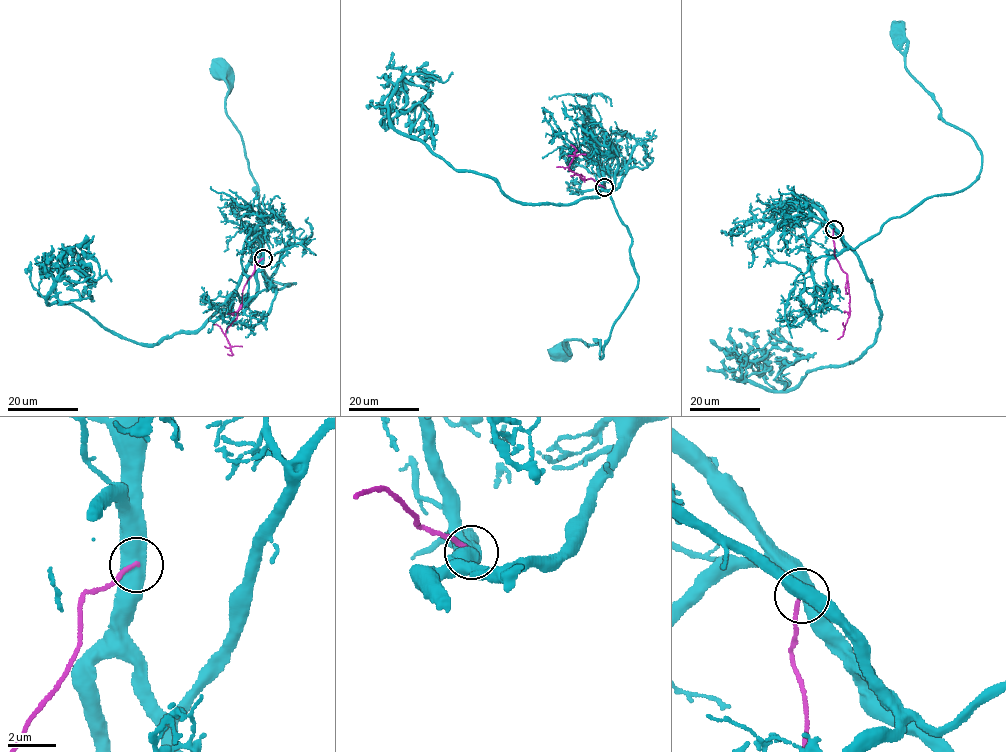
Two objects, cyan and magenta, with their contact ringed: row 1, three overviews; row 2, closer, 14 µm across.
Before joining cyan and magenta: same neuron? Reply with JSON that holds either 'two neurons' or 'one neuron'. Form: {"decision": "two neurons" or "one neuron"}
{"decision": "two neurons"}

